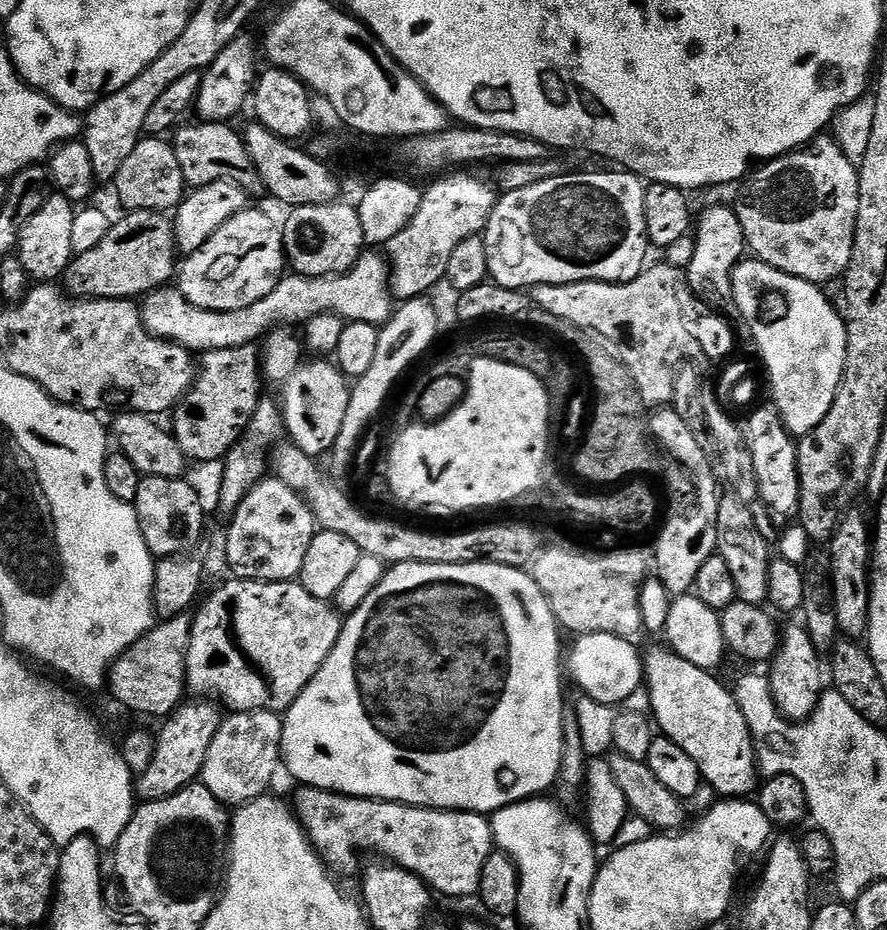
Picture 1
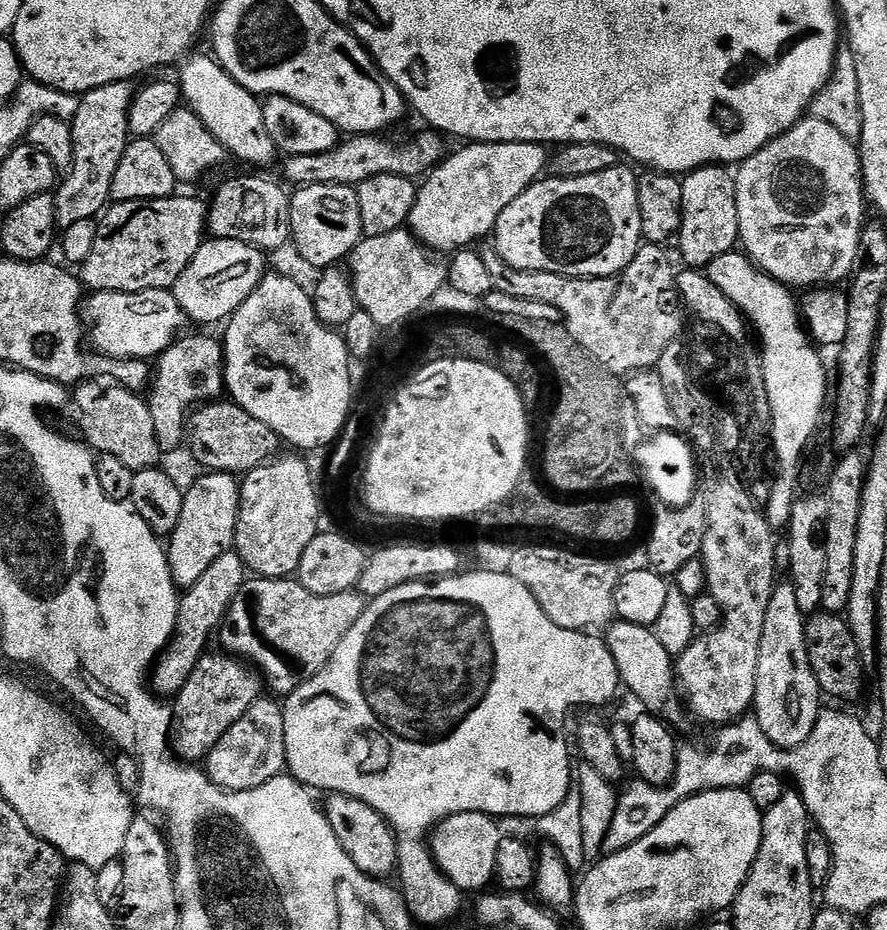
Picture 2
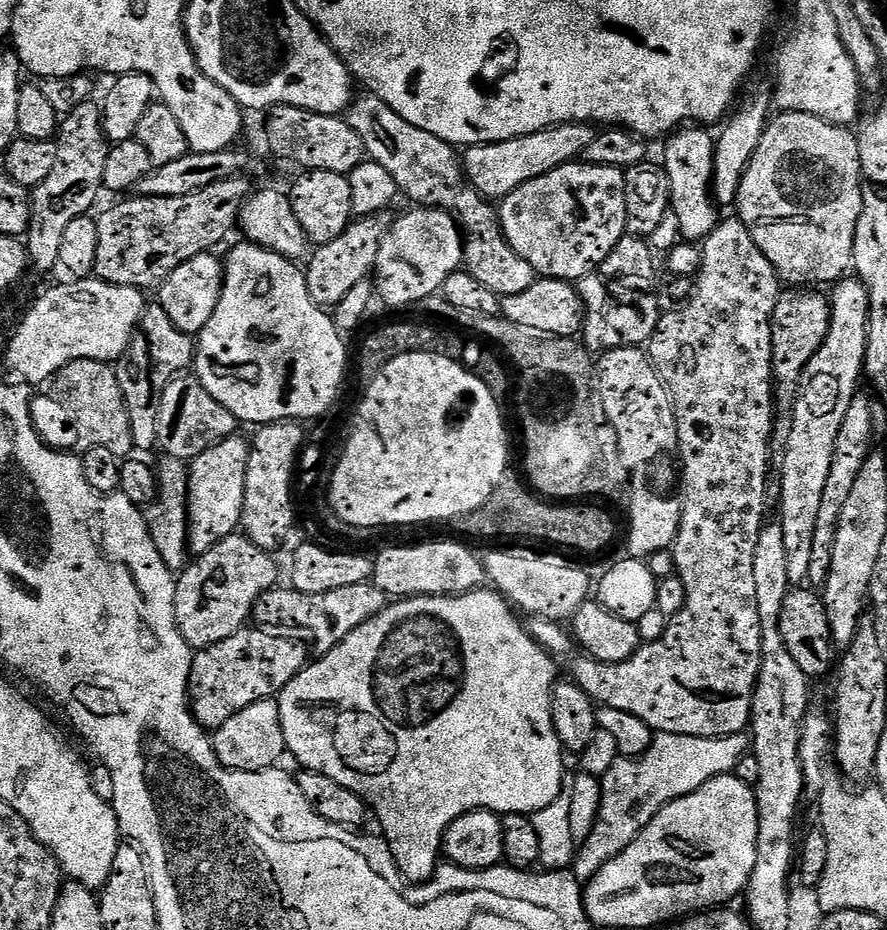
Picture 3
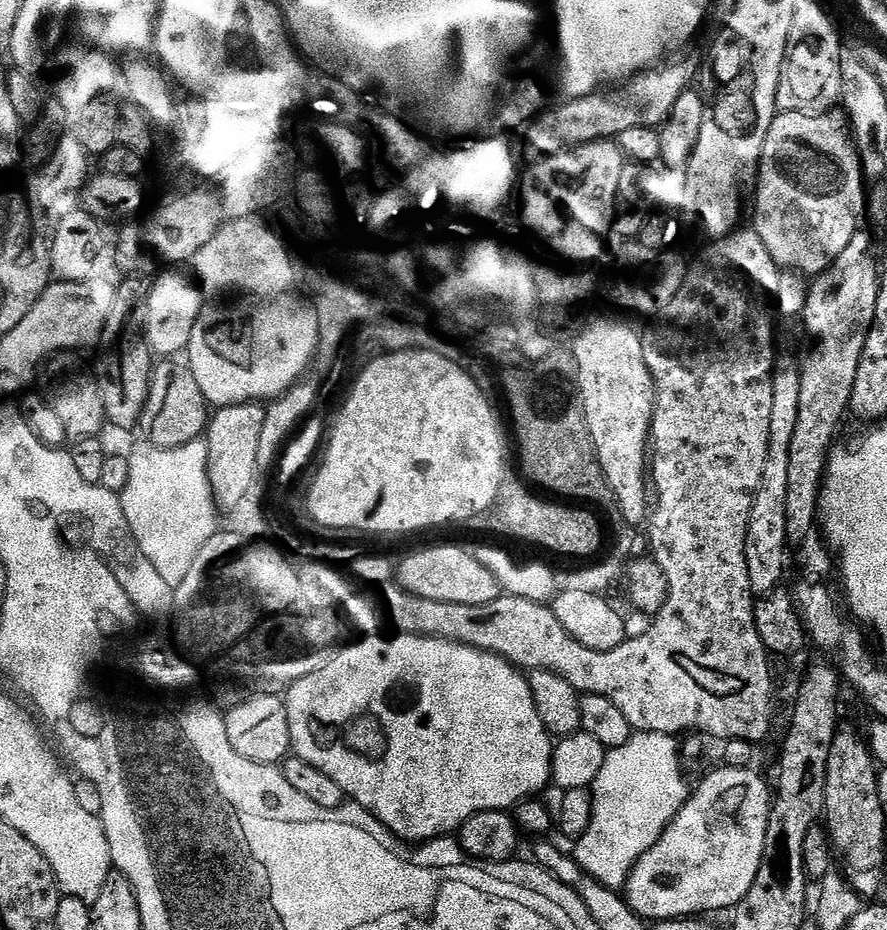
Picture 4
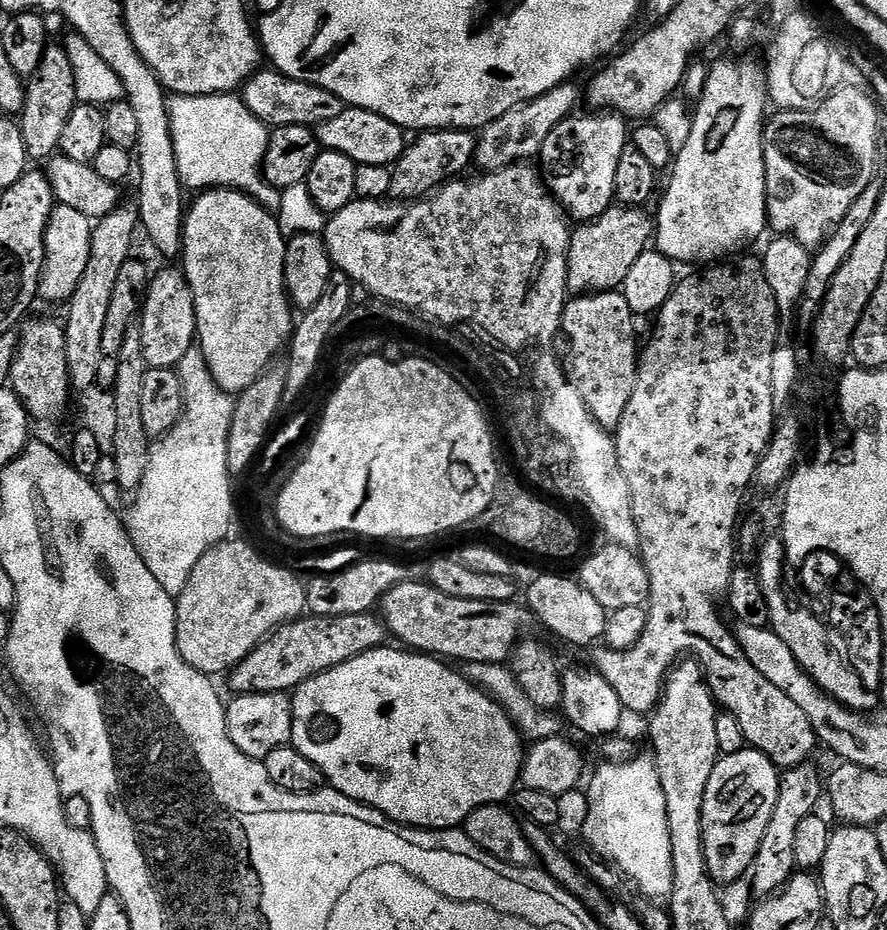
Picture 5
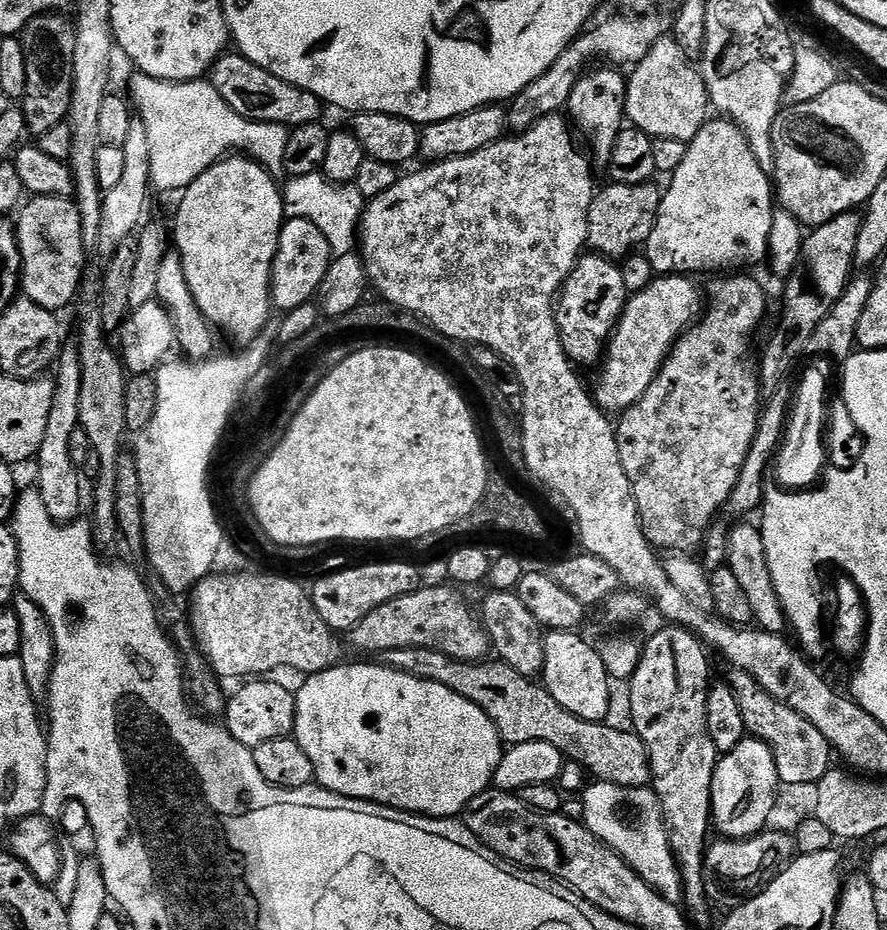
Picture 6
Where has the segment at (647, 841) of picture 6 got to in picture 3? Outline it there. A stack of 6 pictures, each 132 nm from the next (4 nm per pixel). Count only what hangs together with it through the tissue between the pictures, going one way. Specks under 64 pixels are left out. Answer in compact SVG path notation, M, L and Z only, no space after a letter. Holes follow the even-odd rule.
M659 733L651 748L635 758L619 758L600 780L600 817L590 838L579 845L574 875L580 882L596 877L596 871L610 862L660 813L661 808L688 796L706 782L735 773L750 748L747 735L722 738L694 738L682 734Z

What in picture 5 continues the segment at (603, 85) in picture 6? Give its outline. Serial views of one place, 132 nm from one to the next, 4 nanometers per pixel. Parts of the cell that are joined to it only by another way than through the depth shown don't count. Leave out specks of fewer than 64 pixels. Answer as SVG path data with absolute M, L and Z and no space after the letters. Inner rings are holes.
M593 111L592 116L573 114L558 126L554 126L554 134L546 138L546 146L542 146L538 160L542 165L546 183L556 201L564 207L564 211L576 222L596 220L606 210L613 207L616 200L614 178L618 174L618 162L622 158L622 150L630 147L630 124L623 116L615 112Z

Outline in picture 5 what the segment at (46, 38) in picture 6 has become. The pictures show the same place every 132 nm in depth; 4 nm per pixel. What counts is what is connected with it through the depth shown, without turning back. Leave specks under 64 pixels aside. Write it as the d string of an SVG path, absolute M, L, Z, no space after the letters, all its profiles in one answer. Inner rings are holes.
M49 43L44 53L44 58L38 66L38 70L30 77L30 80L31 83L27 85L28 98L26 100L26 106L22 115L19 117L18 123L22 136L25 138L29 161L36 162L36 160L43 160L43 162L48 162L60 152L62 134L66 134L66 122L70 122L70 114L78 103L74 82L74 66L71 65L70 58L68 57L67 47L63 43Z

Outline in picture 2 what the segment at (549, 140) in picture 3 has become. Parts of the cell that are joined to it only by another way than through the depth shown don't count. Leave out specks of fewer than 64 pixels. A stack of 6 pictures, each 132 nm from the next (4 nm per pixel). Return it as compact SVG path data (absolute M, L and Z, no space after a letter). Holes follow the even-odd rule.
M468 142L460 147L464 148L441 160L423 177L407 222L412 235L436 254L458 252L483 236L491 237L502 210L545 175L550 159L543 144Z

